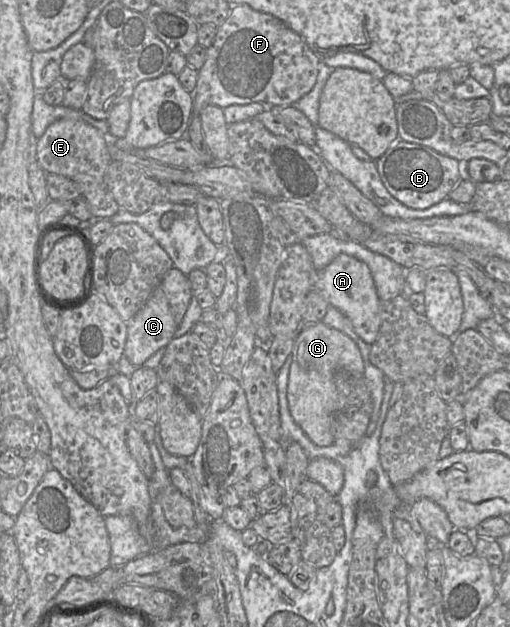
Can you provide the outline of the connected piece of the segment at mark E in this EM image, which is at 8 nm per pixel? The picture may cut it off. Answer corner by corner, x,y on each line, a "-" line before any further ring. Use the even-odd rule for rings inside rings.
60,119
48,126
37,141
37,161
46,173
71,179
81,188
93,218
109,218
119,210
119,205
105,182
105,173
111,161
108,137
92,125
81,120

